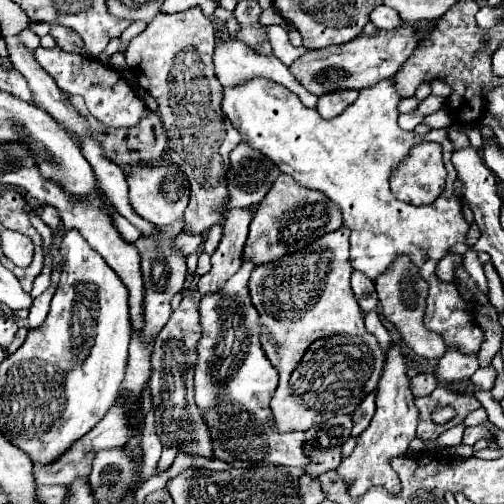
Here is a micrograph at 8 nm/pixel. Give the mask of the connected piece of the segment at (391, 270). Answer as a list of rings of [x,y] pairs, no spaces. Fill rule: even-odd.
[[[402,255],[392,263],[384,275],[376,281],[376,293],[382,303],[382,315],[396,325],[400,335],[404,337],[406,345],[420,357],[426,359],[440,359],[444,355],[444,339],[424,327],[424,313],[426,313],[426,297],[428,297],[428,283],[420,277],[418,267],[410,261],[410,257]]]

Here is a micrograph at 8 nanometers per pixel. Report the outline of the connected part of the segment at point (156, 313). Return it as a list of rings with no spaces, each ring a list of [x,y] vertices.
[[[176,219],[170,225],[156,227],[156,231],[150,237],[140,237],[134,243],[138,247],[138,251],[140,251],[140,257],[142,257],[142,275],[144,275],[144,287],[146,287],[146,297],[144,297],[144,331],[142,331],[144,339],[150,339],[150,337],[160,333],[160,327],[164,327],[164,323],[172,315],[172,309],[170,309],[172,297],[184,289],[184,279],[188,275],[186,257],[180,255],[174,249],[174,239],[180,233],[184,233],[184,225],[186,225],[184,219]]]

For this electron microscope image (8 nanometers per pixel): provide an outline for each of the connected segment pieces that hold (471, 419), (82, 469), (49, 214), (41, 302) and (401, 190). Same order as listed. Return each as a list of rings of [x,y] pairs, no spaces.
[[[480,407],[469,413],[463,421],[465,427],[473,427],[484,423],[488,419],[487,413],[484,408]]]
[[[118,401],[108,413],[106,417],[92,429],[88,431],[82,439],[78,439],[76,443],[72,443],[68,447],[68,451],[64,451],[58,459],[54,459],[50,465],[42,465],[42,463],[34,463],[34,471],[36,471],[36,483],[38,485],[70,485],[76,479],[86,479],[92,471],[92,459],[96,457],[96,453],[100,449],[110,449],[110,447],[120,447],[126,443],[126,439],[132,435],[132,427],[128,423],[128,409],[122,401]]]
[[[44,205],[44,211],[42,211],[40,219],[52,229],[52,235],[58,235],[58,231],[60,231],[60,215],[52,205]]]
[[[50,285],[40,297],[36,297],[34,299],[34,303],[32,303],[32,307],[30,307],[30,317],[28,317],[28,325],[30,327],[38,327],[38,323],[46,317],[46,313],[48,313],[48,309],[50,309],[50,299],[52,299],[52,295],[54,295],[54,285]]]
[[[432,141],[416,143],[390,177],[392,193],[412,205],[428,205],[444,189],[446,169],[440,159],[440,145]]]

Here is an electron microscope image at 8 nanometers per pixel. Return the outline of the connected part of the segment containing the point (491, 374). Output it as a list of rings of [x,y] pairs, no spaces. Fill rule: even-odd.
[[[492,365],[480,367],[480,369],[470,377],[470,383],[480,385],[484,391],[490,391],[490,389],[494,387],[494,381],[496,381],[496,369],[494,369]]]

